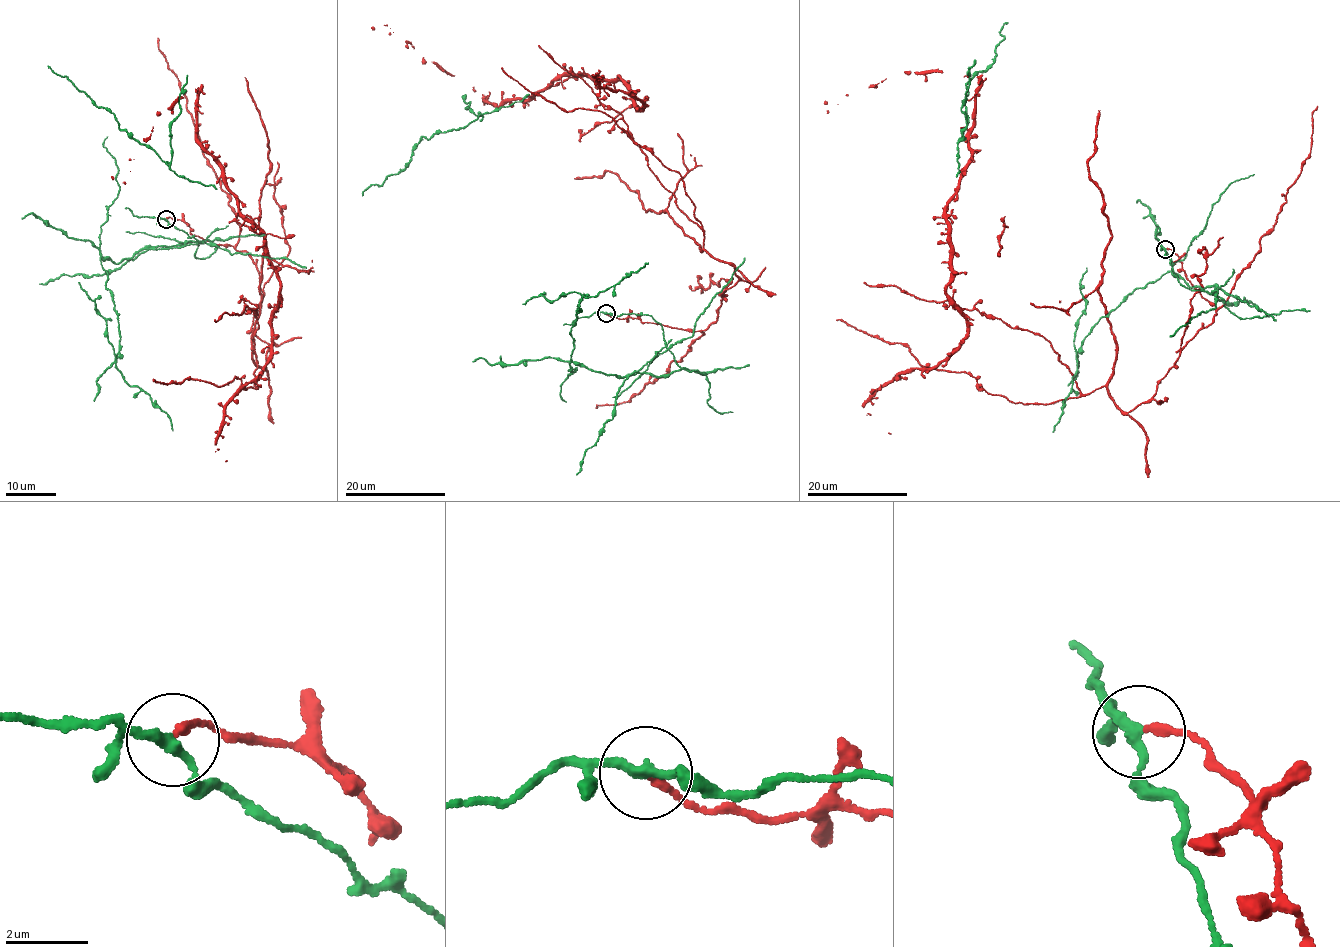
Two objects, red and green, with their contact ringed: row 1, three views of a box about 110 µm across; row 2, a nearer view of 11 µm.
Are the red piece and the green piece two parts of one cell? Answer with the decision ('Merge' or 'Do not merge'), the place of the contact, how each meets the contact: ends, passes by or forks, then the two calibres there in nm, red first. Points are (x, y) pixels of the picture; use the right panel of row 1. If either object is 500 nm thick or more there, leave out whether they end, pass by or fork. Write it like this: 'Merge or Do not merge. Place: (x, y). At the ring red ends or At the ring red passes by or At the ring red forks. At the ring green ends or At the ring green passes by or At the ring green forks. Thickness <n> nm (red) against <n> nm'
Do not merge. Place: (1165, 249). At the ring red ends. At the ring green passes by. Thickness 190 nm (red) against 240 nm

